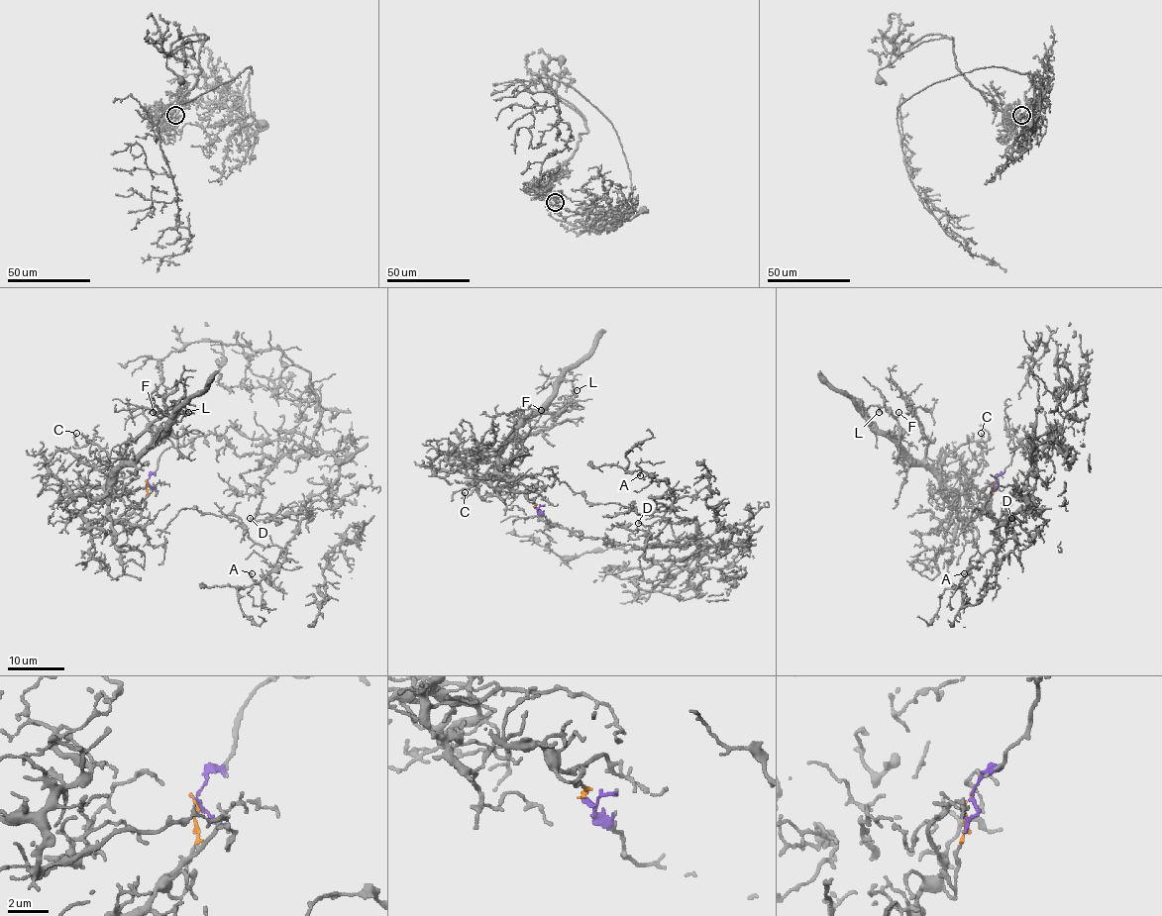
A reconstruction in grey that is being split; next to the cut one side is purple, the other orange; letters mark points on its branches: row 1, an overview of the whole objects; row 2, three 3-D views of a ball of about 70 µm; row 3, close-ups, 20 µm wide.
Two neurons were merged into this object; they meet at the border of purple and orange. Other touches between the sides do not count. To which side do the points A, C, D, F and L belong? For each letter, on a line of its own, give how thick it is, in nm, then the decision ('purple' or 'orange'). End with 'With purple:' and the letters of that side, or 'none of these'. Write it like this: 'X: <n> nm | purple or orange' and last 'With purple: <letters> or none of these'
A: 180 nm | purple
C: 160 nm | orange
D: 170 nm | purple
F: 150 nm | orange
L: 130 nm | orange
With purple: A, D

